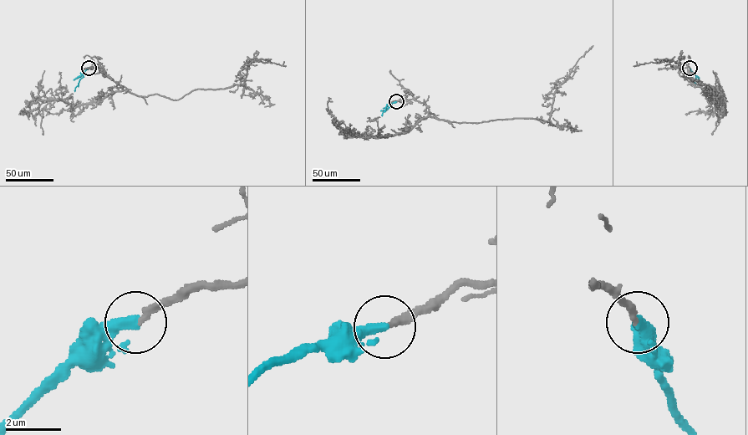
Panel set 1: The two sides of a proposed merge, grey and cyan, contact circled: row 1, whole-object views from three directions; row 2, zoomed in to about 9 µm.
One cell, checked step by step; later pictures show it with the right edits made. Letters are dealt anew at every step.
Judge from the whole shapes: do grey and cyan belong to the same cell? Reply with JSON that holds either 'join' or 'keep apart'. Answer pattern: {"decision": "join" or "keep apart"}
{"decision": "join"}

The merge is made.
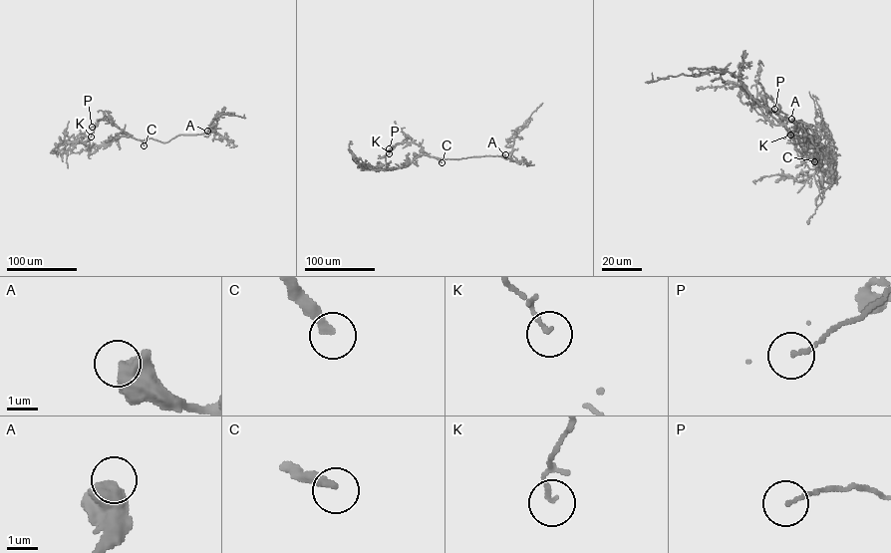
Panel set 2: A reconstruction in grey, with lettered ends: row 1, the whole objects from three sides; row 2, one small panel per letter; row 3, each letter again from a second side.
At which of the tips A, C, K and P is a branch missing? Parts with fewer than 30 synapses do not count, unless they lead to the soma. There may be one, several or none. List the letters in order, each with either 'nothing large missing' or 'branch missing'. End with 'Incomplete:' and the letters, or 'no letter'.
A: branch missing
C: branch missing
K: nothing large missing
P: nothing large missing
Incomplete: A, C

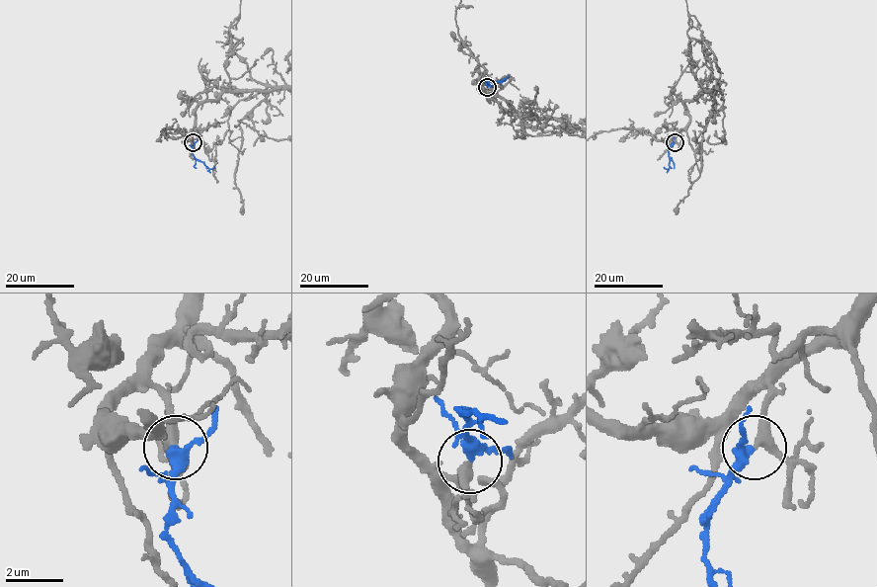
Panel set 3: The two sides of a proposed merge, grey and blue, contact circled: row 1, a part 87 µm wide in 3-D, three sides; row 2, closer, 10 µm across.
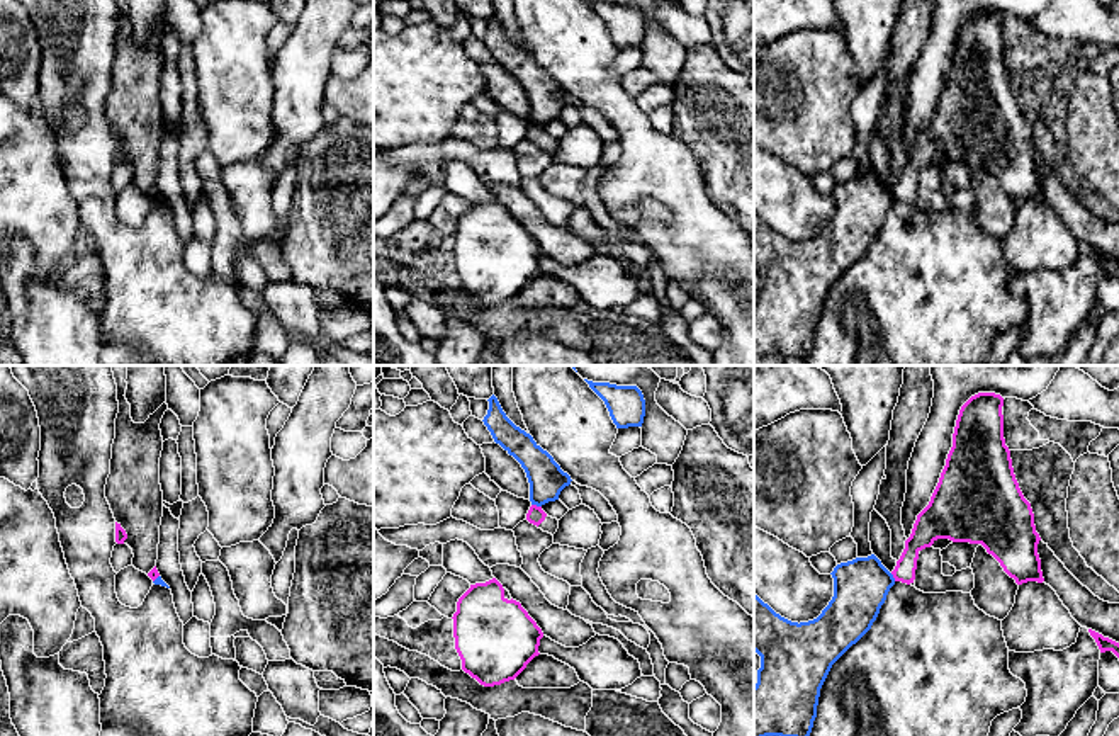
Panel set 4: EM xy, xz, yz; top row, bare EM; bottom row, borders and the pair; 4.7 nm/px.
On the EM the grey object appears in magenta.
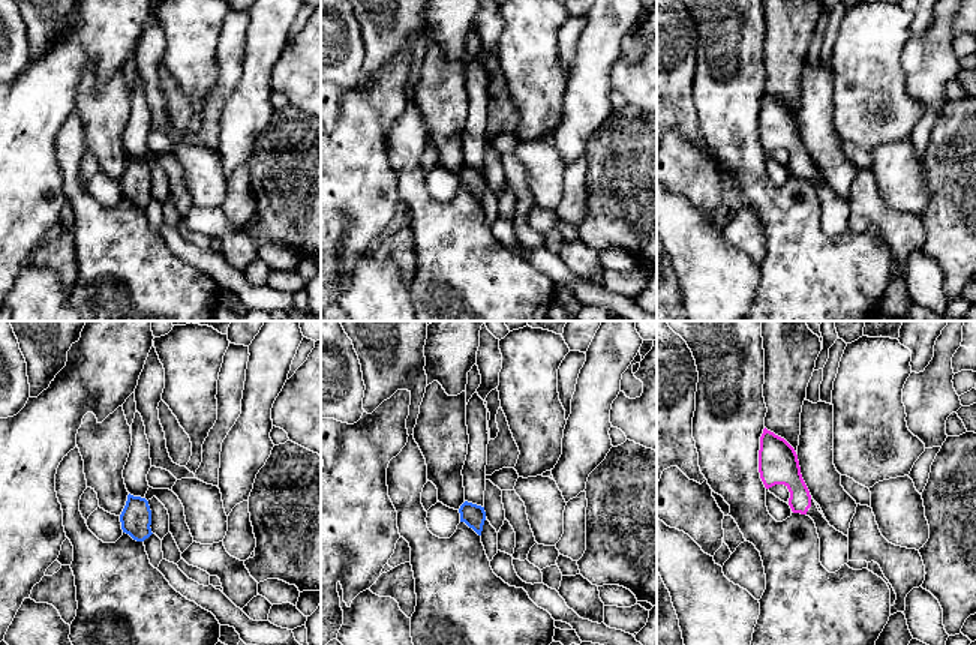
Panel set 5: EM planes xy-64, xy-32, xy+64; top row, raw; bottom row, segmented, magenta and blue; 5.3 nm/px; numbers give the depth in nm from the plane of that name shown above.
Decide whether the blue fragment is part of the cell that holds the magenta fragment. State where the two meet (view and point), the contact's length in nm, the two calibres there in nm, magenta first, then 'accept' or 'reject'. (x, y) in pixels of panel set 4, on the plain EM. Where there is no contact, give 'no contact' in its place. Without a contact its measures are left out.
contact xz (535, 124); length 50 nm; calibres 90 and 170 nm; reject

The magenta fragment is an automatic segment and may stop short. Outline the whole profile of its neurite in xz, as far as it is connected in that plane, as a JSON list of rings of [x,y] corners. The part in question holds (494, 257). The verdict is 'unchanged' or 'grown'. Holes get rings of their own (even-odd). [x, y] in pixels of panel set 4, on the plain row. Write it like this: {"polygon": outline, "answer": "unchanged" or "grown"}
{"polygon": [[[496,197],[470,204],[458,218],[457,231],[452,238],[455,269],[462,279],[462,289],[484,306],[515,299],[540,274],[542,248],[520,221],[504,216],[504,207]]], "answer": "unchanged"}

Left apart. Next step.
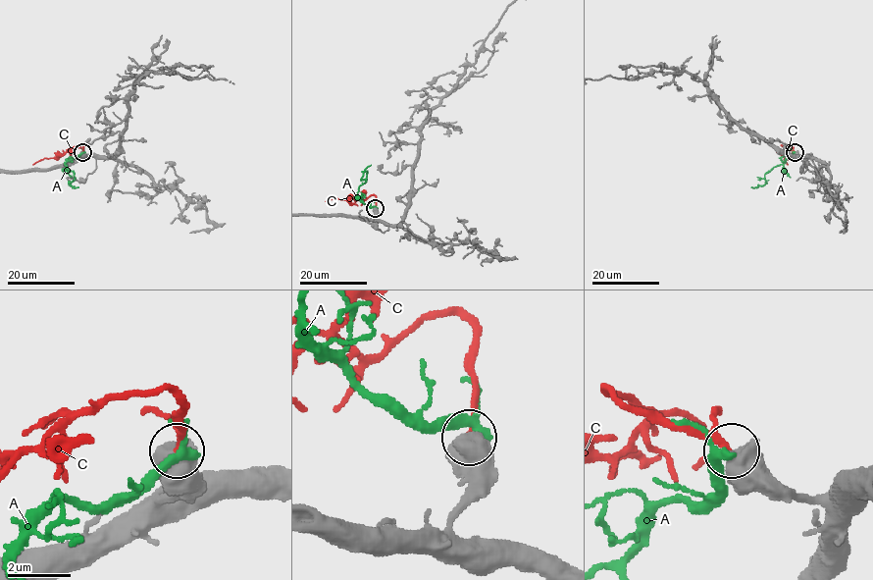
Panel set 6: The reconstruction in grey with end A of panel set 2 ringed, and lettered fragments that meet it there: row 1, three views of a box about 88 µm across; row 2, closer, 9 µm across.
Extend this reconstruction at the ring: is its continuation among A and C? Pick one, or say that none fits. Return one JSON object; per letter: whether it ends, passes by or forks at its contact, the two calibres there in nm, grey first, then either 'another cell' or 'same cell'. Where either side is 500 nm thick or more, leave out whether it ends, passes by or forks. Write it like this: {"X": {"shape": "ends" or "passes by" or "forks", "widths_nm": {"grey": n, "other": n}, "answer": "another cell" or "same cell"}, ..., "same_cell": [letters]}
{"A": {"widths_nm": {"grey": 550, "other": 280}, "answer": "another cell"}, "C": {"widths_nm": {"grey": 800, "other": 160}, "answer": "same cell"}, "same_cell": ["C"]}

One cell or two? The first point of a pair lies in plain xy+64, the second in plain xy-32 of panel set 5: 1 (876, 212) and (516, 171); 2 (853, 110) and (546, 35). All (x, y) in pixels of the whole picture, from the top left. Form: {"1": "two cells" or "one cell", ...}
{"1": "one cell", "2": "one cell"}

